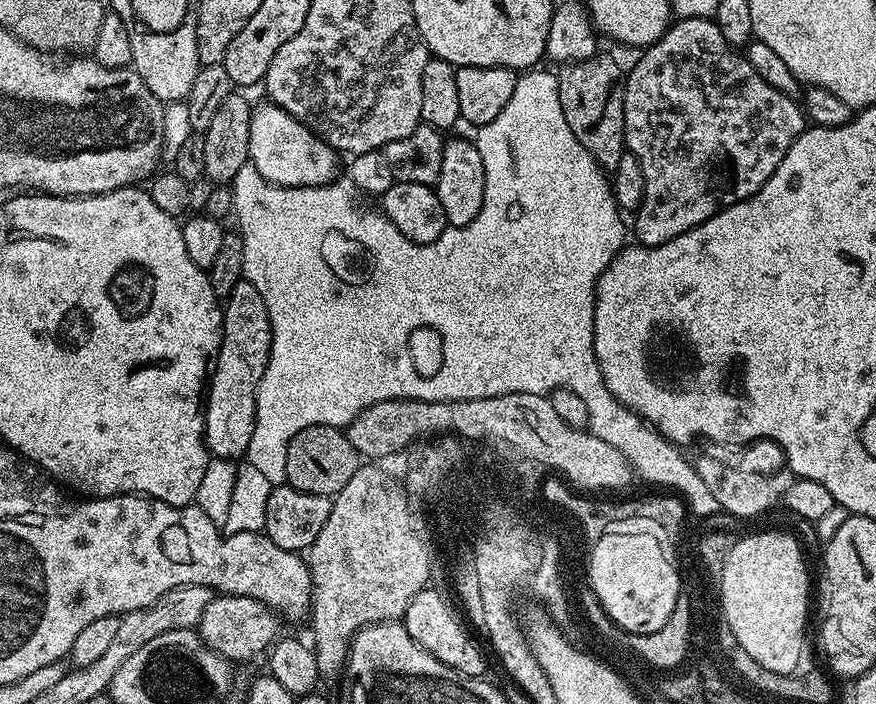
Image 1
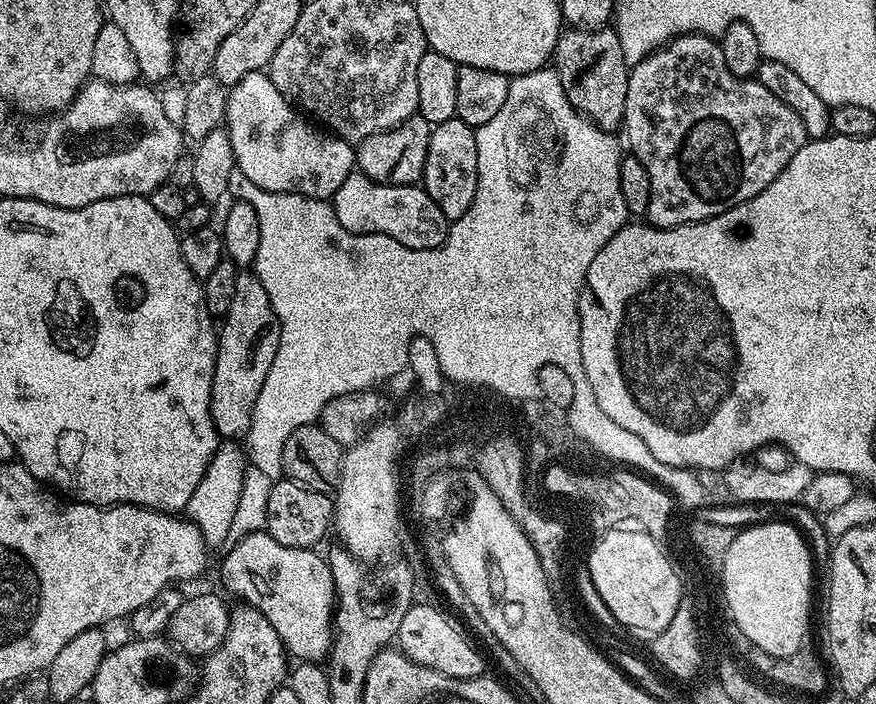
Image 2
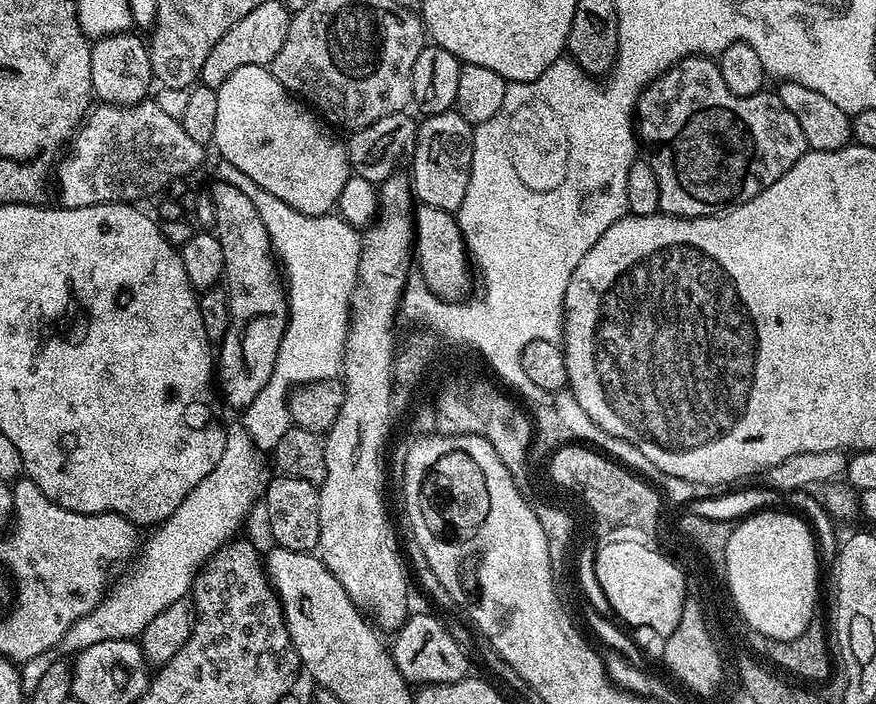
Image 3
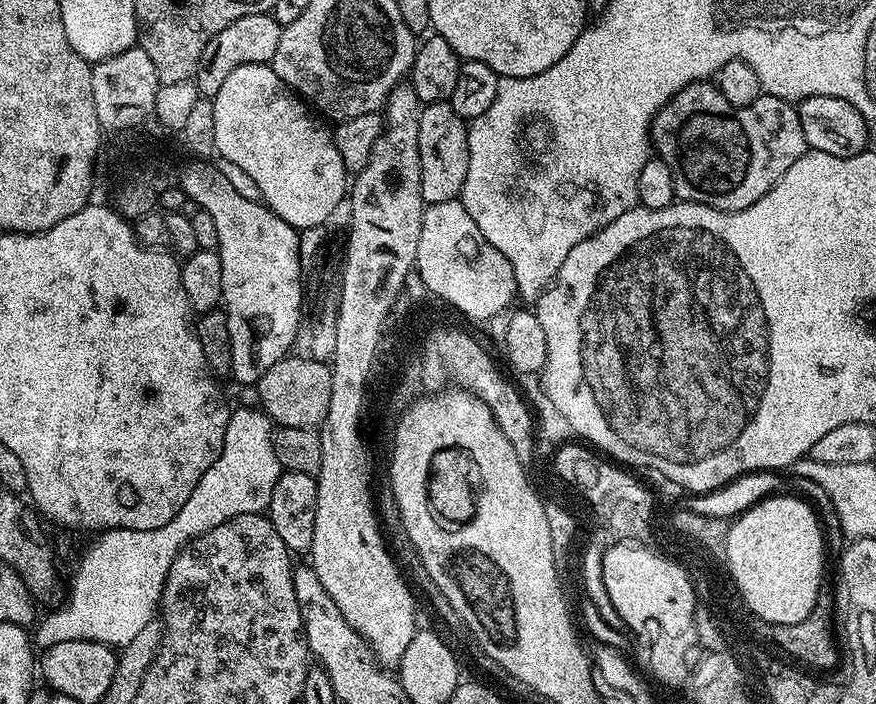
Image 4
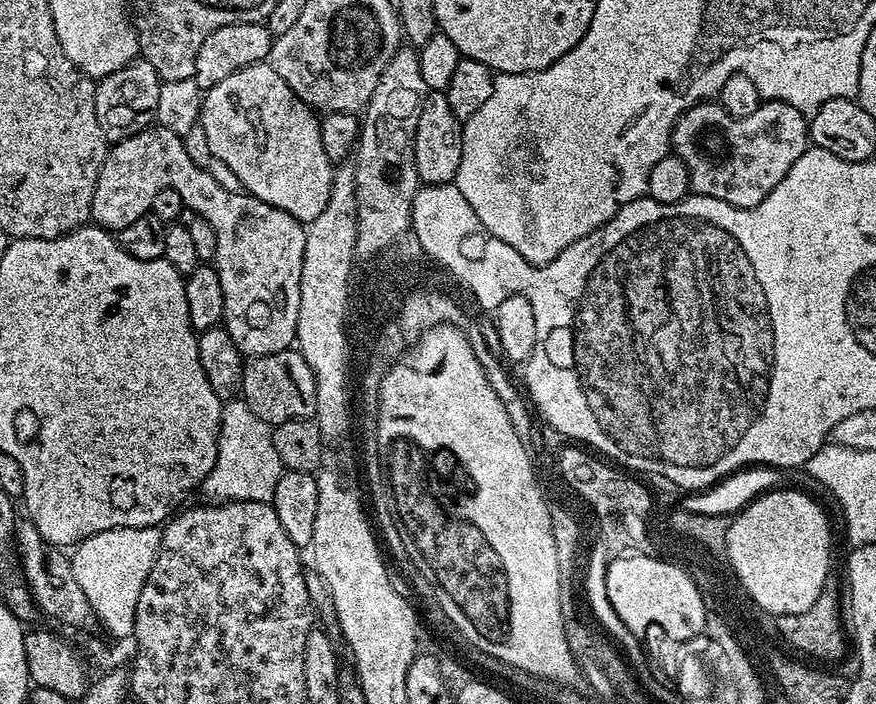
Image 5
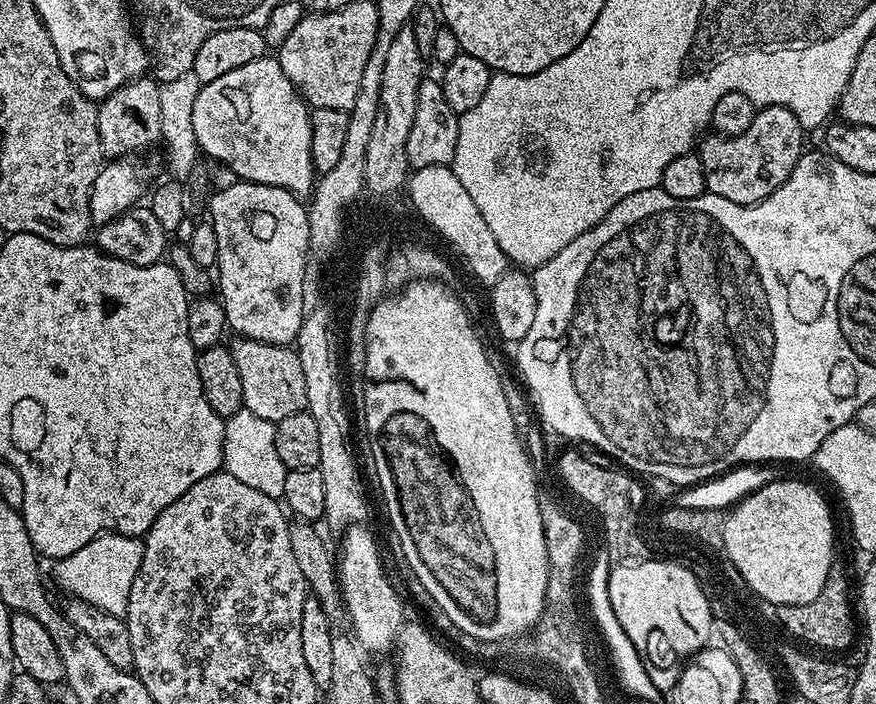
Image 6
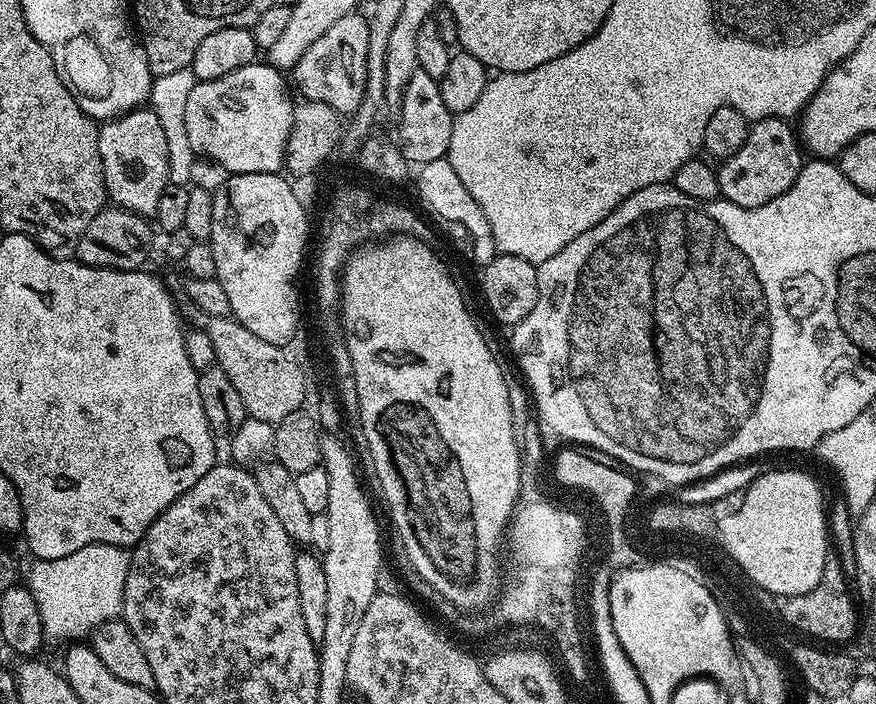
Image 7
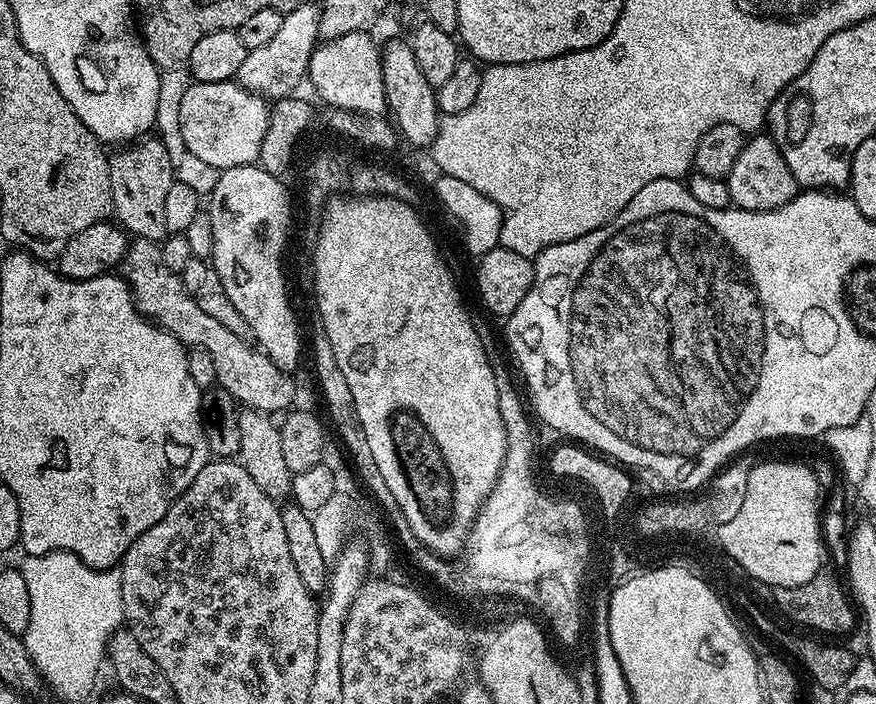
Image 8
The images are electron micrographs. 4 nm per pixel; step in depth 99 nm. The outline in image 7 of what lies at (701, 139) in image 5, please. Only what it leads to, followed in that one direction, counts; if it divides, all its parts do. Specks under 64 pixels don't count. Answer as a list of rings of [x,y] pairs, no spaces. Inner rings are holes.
[[[771,116],[765,120],[755,121],[749,127],[746,142],[742,142],[742,150],[730,159],[723,161],[718,168],[718,186],[720,196],[743,208],[757,208],[774,202],[786,190],[794,186],[805,157],[800,157],[802,144],[787,119]]]

